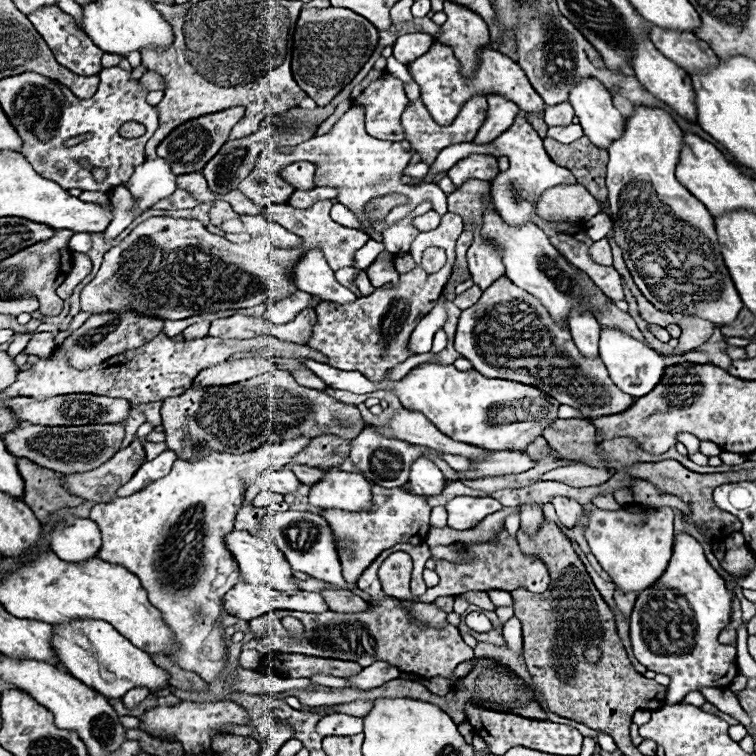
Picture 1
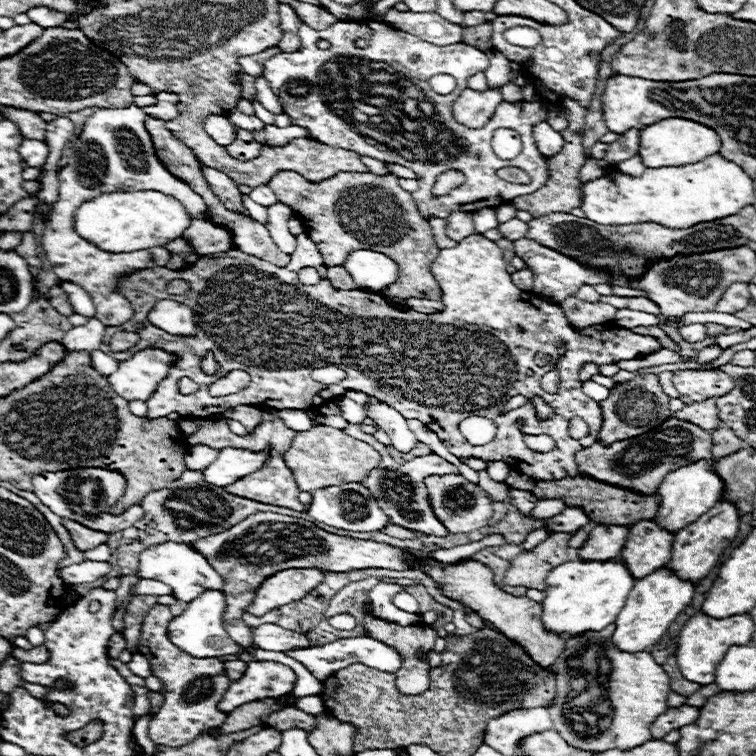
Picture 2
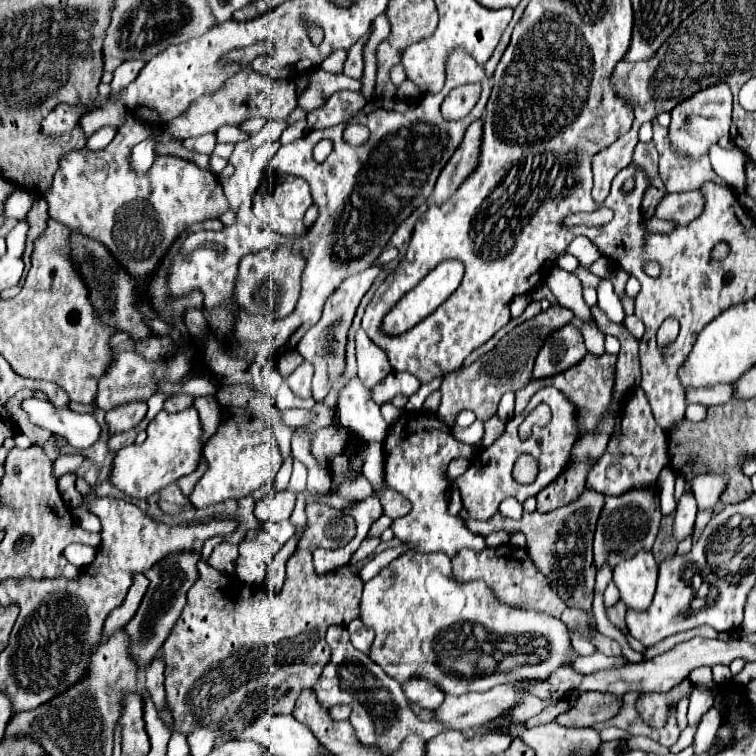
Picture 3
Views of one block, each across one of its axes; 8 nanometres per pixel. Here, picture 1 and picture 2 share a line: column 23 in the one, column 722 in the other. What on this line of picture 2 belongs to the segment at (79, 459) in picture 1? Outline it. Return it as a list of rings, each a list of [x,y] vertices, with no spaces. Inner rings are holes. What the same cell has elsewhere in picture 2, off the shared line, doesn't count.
[[[720,426],[716,430],[710,432],[712,434],[712,440],[714,440],[714,446],[712,446],[712,456],[716,460],[720,460],[722,456],[728,456],[728,454],[734,454],[738,450],[742,450],[746,446],[746,442],[742,442],[734,430],[726,428],[726,426]]]

